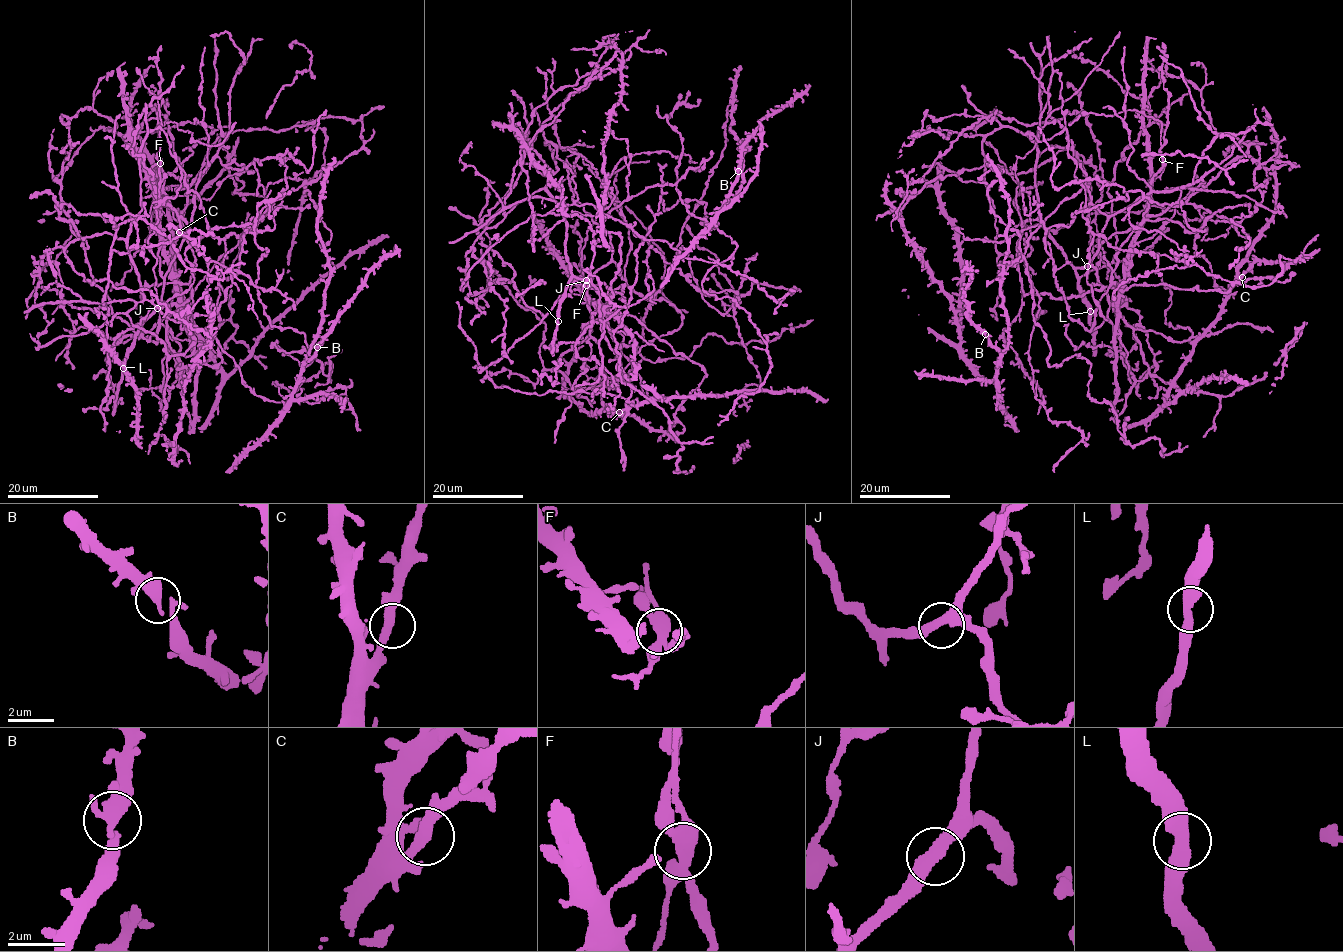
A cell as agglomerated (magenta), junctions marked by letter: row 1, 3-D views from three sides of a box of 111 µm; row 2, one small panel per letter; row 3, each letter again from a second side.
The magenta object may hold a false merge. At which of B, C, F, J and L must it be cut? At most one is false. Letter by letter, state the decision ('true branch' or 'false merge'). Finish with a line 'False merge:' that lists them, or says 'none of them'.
B: true branch
C: true branch
F: false merge
J: true branch
L: true branch
False merge: F

